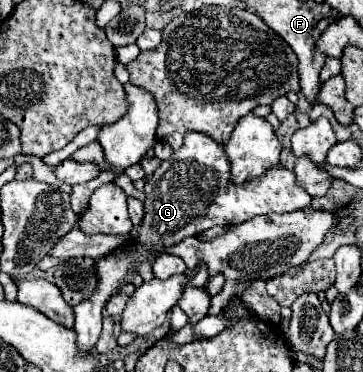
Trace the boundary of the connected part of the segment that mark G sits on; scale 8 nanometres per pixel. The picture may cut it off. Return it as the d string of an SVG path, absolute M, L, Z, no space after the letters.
M190 131L184 135L184 145L170 155L170 159L162 161L154 171L150 183L146 183L146 201L144 201L144 219L136 229L136 241L132 247L120 249L100 261L96 261L96 271L100 275L100 283L96 295L92 299L74 307L74 331L78 355L90 353L96 347L102 329L102 309L106 301L120 291L126 283L126 275L132 267L140 267L142 261L154 261L158 251L170 247L172 243L180 243L184 237L196 237L202 231L208 231L214 225L228 227L240 225L256 215L266 213L290 213L296 209L308 207L312 201L310 195L304 195L300 187L296 187L296 177L292 171L282 165L270 167L260 179L248 179L242 185L234 185L230 181L230 161L224 153L224 145L216 143L212 137Z

